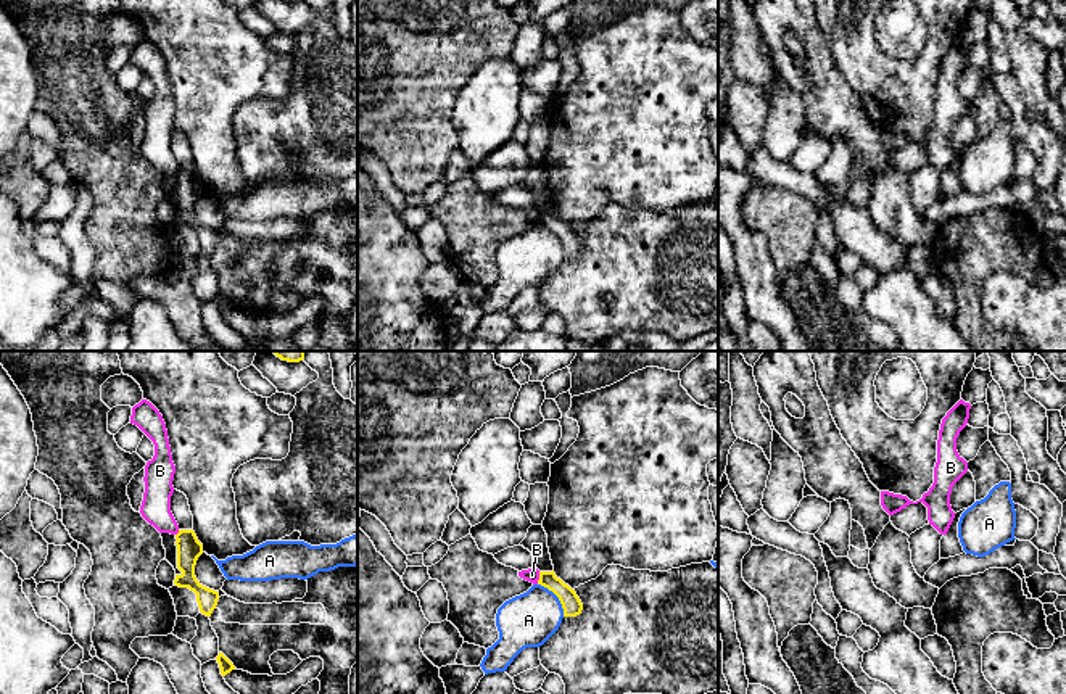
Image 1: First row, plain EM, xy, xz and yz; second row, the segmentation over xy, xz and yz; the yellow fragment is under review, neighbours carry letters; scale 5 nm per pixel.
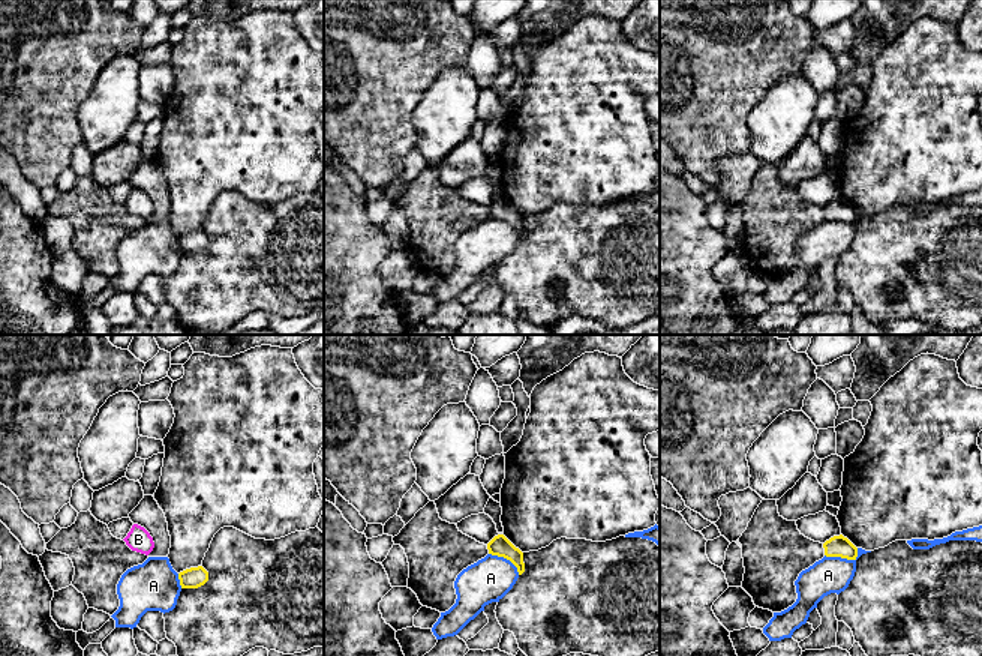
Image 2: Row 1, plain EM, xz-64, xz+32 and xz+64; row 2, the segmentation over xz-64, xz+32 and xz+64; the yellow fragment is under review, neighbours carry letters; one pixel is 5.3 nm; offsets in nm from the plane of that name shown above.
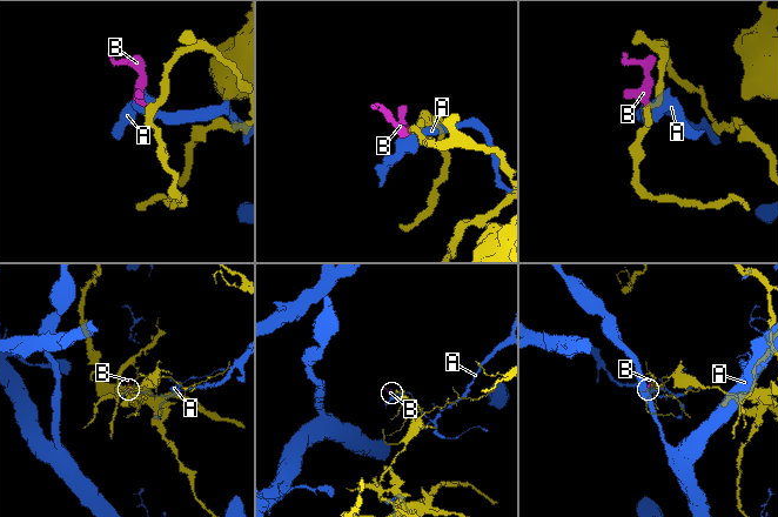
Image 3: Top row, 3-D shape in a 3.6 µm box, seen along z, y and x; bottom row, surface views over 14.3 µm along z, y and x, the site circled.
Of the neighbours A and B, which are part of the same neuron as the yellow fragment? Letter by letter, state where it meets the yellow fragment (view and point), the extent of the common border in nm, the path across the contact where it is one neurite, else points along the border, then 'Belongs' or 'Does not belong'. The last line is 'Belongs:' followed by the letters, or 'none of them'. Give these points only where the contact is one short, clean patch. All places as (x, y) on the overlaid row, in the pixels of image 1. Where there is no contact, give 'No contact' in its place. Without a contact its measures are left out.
A: Touches yellow at xz (557, 596). Shared border 220 nm. Does not belong
B: Touches yellow at xz (540, 578). Shared border 70 nm. Boundary: xz (540, 572), (537, 583). Does not belong
Belongs: none of them

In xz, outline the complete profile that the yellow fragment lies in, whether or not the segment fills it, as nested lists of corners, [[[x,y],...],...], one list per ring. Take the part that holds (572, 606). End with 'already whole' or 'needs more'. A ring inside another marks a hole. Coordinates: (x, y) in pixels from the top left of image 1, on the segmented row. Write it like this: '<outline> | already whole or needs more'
[[[554,570],[539,572],[538,585],[547,588],[559,597],[564,609],[564,617],[576,617],[581,613],[583,604],[580,597],[576,596],[575,589],[572,589],[560,578],[557,578]]] | already whole

